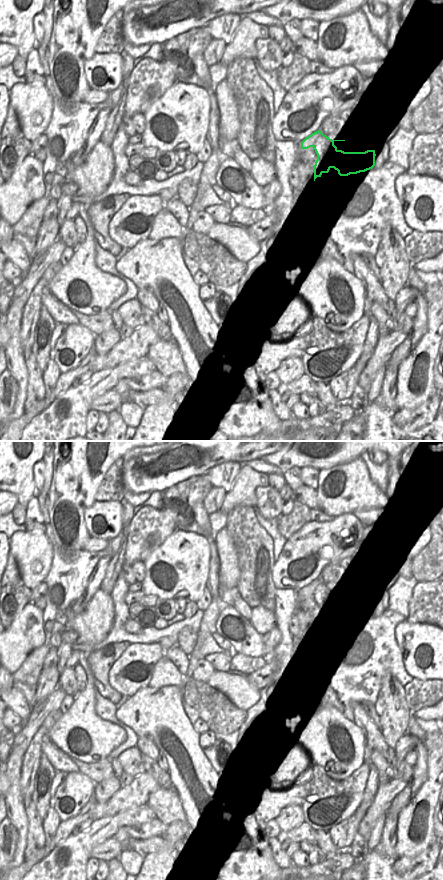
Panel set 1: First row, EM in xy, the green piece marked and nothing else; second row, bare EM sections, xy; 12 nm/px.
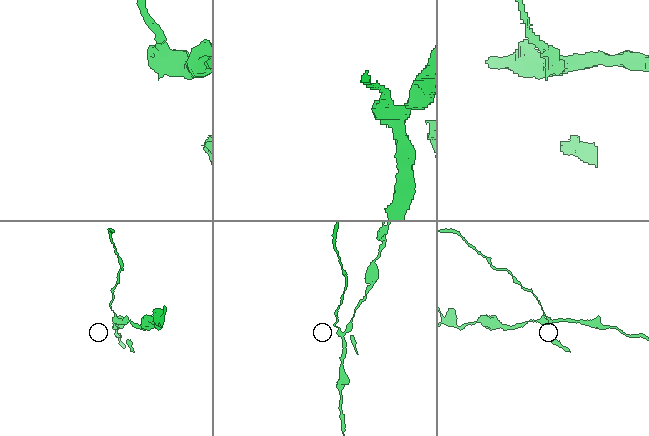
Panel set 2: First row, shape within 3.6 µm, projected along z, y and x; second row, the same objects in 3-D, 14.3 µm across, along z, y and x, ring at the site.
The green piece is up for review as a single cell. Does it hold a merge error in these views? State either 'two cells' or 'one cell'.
two cells

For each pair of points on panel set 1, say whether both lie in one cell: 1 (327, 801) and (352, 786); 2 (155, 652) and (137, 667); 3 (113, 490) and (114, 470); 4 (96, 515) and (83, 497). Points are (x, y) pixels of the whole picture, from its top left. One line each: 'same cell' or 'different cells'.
1: same cell
2: same cell
3: same cell
4: different cells

